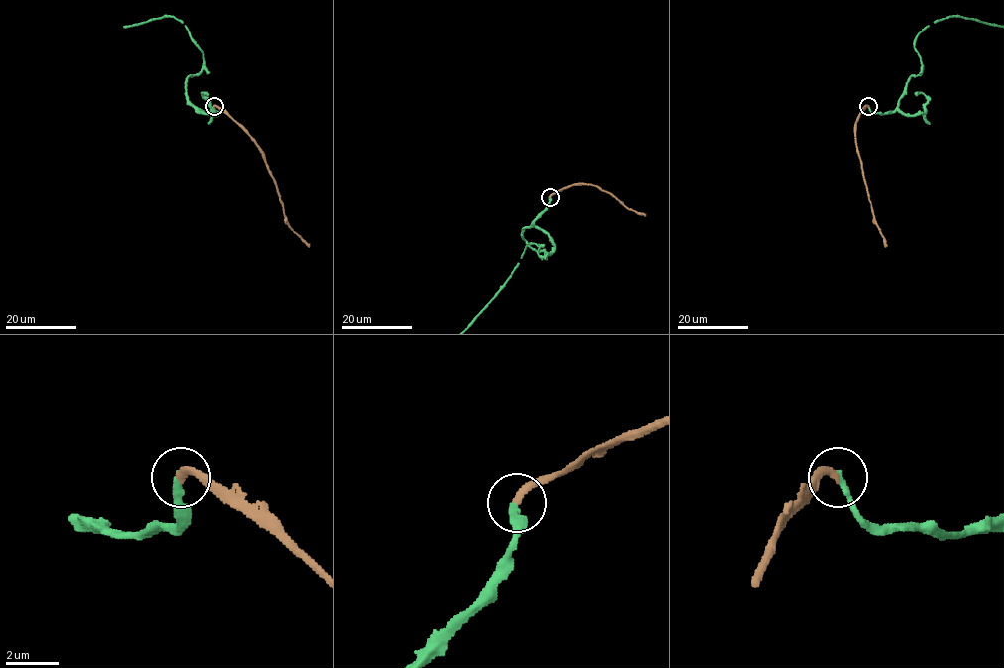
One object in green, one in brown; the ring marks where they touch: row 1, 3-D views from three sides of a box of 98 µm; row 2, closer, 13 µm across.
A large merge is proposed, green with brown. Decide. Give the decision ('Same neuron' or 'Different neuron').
Same neuron

